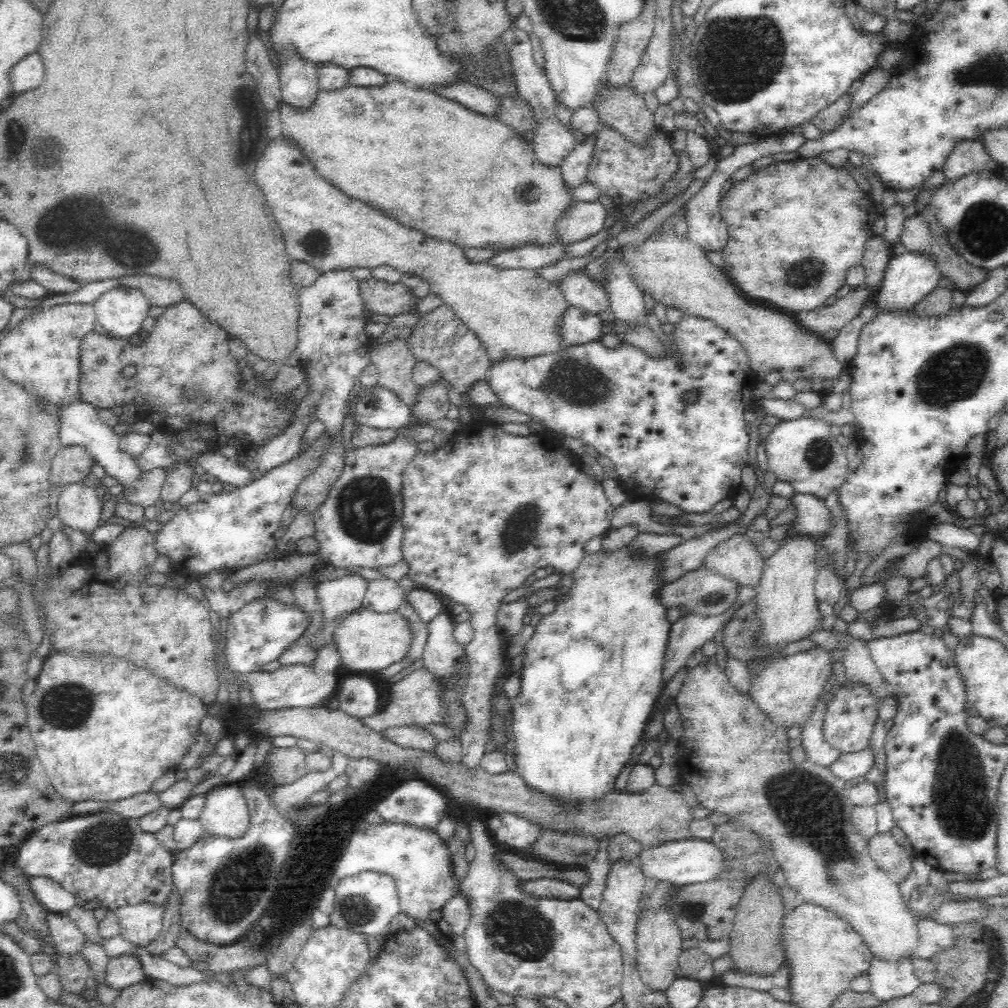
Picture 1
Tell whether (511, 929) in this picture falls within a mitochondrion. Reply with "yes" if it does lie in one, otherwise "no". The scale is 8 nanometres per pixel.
yes

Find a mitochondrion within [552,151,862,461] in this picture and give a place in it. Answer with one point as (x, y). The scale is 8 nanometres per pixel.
(803, 273)

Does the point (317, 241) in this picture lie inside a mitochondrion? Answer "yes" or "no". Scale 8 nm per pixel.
yes

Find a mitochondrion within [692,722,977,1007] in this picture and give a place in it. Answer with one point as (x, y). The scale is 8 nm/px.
(805, 802)

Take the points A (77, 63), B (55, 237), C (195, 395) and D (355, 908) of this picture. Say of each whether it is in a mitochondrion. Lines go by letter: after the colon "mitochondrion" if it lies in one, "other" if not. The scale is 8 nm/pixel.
A: other
B: mitochondrion
C: mitochondrion
D: mitochondrion

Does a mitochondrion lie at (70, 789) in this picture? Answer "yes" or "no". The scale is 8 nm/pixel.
no

